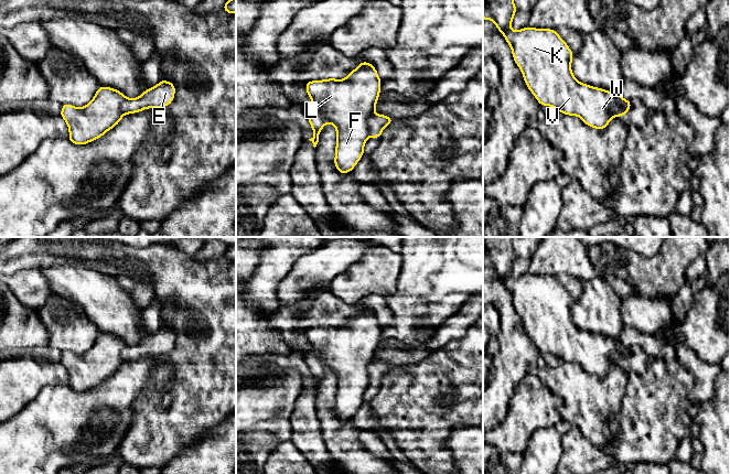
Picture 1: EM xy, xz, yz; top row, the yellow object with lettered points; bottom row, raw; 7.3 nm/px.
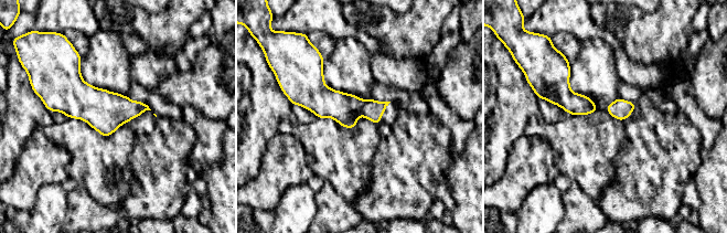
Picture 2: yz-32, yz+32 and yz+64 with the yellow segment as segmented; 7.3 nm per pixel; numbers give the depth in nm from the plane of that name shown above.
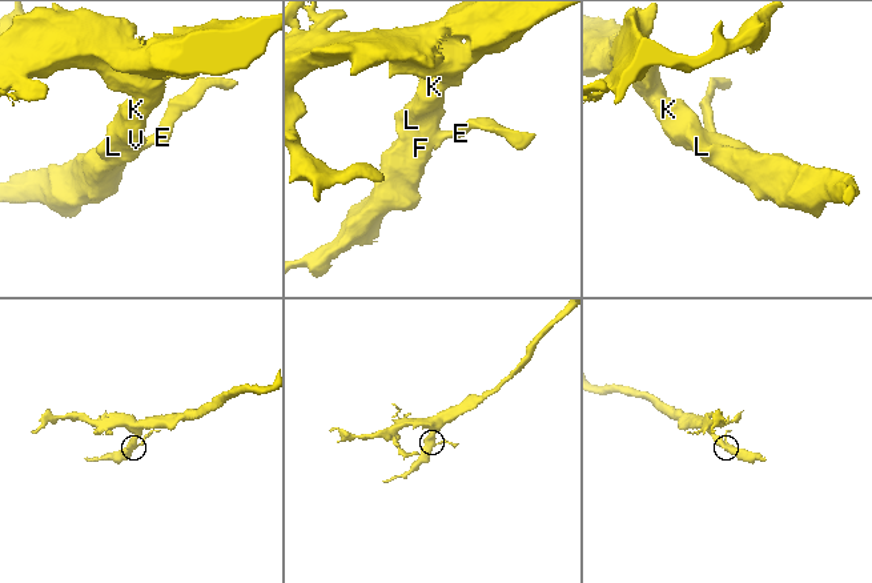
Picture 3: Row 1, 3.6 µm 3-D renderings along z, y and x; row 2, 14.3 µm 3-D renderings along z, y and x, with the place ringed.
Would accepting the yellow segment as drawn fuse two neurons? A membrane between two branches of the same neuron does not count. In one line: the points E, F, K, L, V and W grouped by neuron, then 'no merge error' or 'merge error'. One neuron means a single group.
E / F K L V W; merge error

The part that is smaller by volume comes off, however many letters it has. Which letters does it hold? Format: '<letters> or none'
E

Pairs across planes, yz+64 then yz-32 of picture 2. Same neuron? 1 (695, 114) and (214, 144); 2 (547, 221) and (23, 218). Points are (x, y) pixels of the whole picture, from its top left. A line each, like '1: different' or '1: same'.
1: same
2: different

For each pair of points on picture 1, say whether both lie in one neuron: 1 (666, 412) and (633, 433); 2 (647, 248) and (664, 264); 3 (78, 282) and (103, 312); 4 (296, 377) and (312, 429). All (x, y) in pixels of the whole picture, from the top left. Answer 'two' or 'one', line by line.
1: one
2: two
3: one
4: two

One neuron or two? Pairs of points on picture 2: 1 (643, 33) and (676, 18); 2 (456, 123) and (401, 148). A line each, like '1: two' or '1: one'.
1: one
2: two

